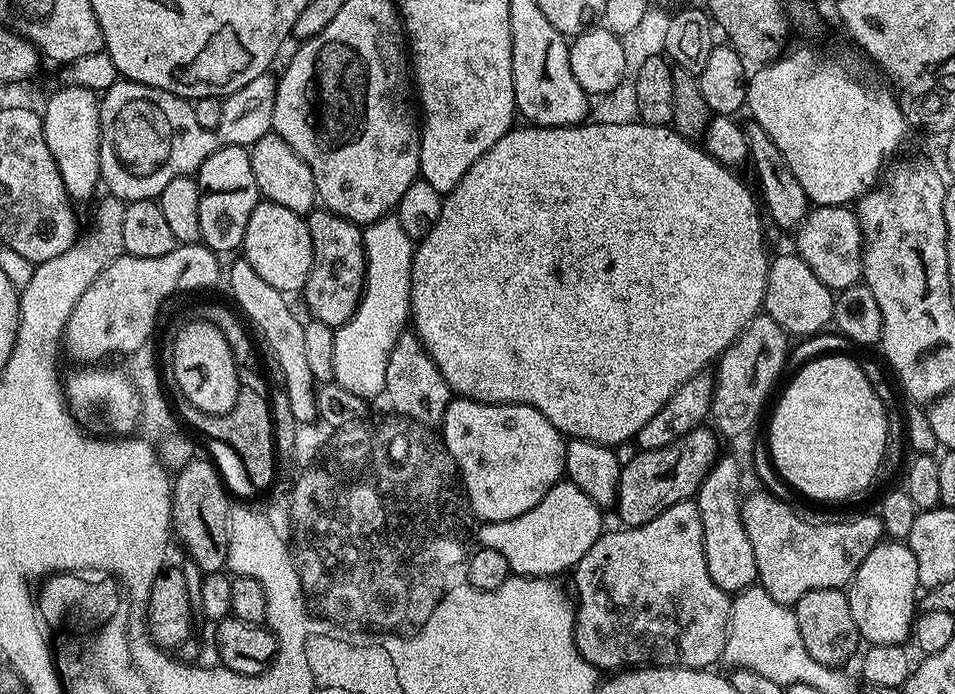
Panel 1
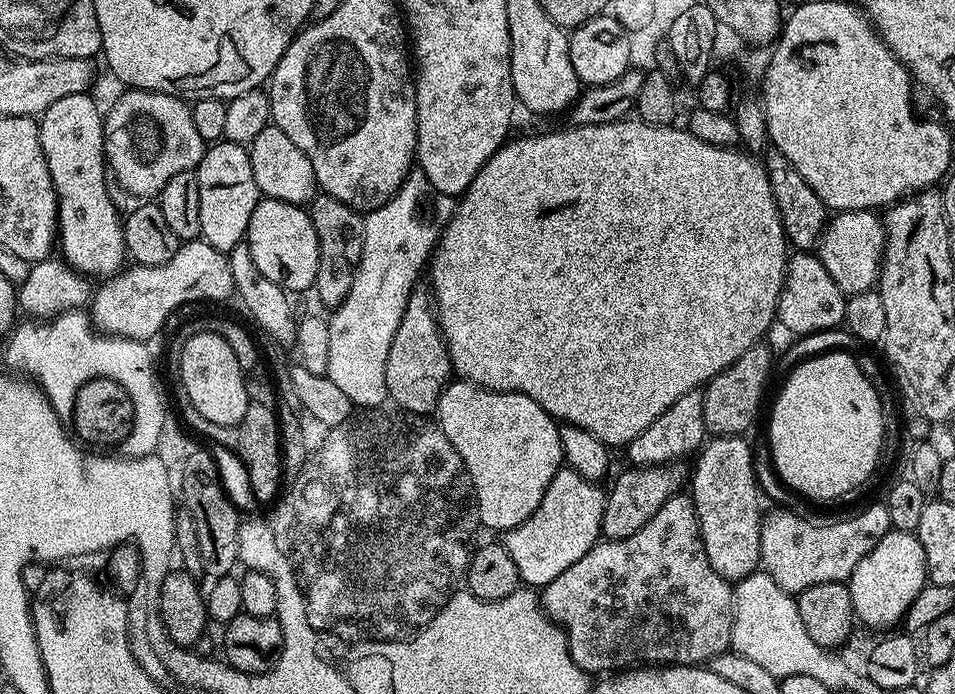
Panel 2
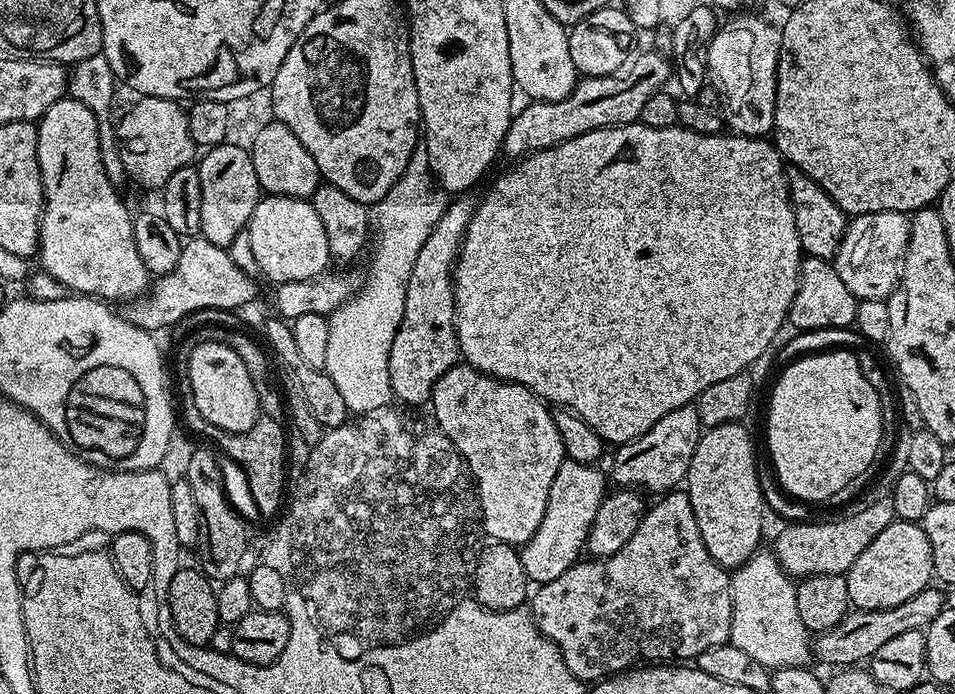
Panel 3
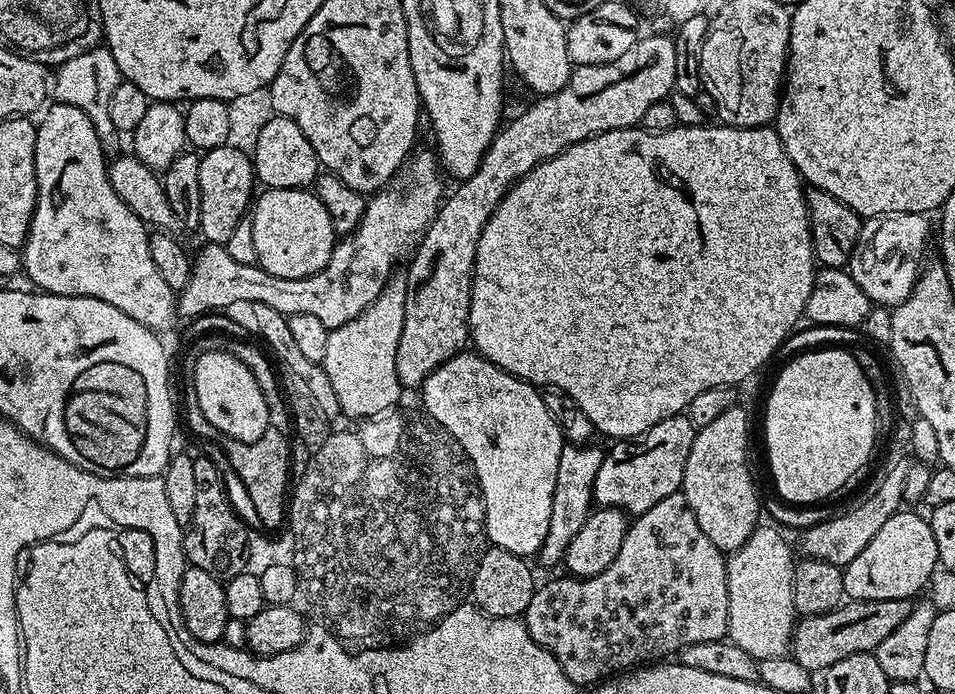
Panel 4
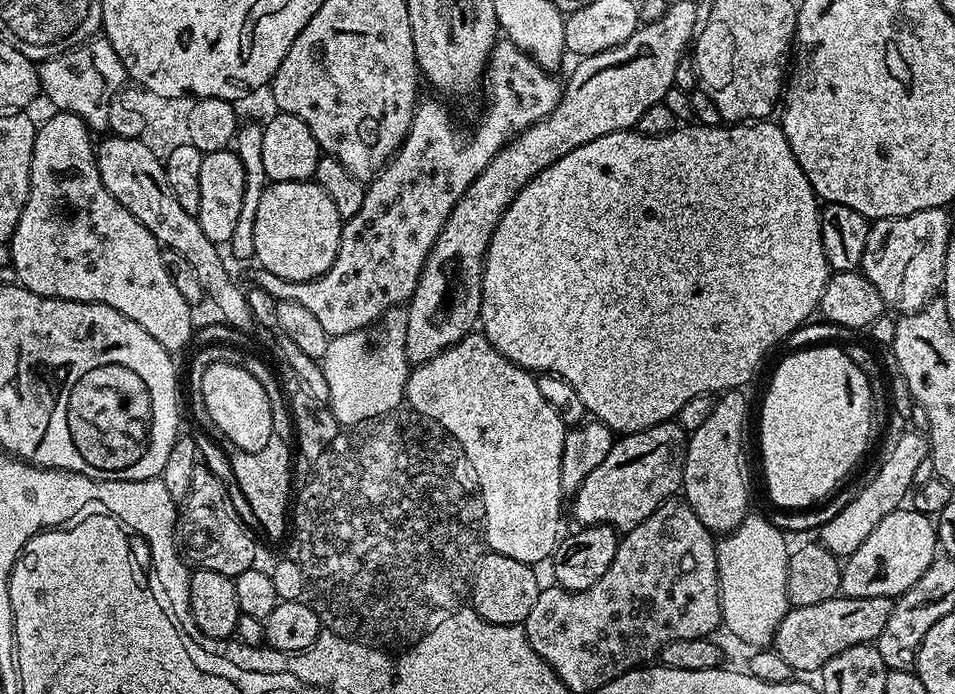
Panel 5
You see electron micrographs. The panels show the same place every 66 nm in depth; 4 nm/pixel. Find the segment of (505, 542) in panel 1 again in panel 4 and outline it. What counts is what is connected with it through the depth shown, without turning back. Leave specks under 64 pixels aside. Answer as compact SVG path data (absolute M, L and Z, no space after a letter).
M565 443L562 458L558 458L558 482L554 490L550 530L546 534L546 542L542 542L538 553L538 560L548 568L554 567L555 564L559 565L563 561L574 534L582 530L582 522L586 522L586 518L593 511L594 478L598 478L598 466L602 466L605 449L592 447L588 444Z

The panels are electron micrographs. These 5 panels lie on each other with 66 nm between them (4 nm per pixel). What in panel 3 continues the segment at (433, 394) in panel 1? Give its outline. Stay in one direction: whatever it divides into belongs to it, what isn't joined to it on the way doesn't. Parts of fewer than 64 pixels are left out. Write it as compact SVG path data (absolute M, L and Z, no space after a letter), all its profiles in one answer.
M464 194L449 203L430 238L426 238L426 246L418 250L414 270L410 270L410 282L406 282L406 310L402 310L402 322L398 334L394 334L394 346L390 346L390 386L393 397L401 400L399 403L404 406L427 405L438 378L461 359L456 337L454 269L456 257L464 246L468 223L476 212L477 201L470 197Z

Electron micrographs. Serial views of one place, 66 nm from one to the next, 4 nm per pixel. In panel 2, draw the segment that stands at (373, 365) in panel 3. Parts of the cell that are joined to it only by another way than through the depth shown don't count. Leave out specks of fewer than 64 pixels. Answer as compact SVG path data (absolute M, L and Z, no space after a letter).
M413 167L403 186L382 206L364 216L362 230L362 258L356 267L352 285L340 307L331 313L330 326L330 366L328 377L339 386L357 408L376 408L383 400L389 399L386 386L386 354L390 354L390 342L394 342L394 333L406 314L406 302L412 289L417 287L420 271L425 271L430 257L438 243L438 224L432 220L424 221L420 217L420 207L424 199L430 196L428 179L420 167Z

